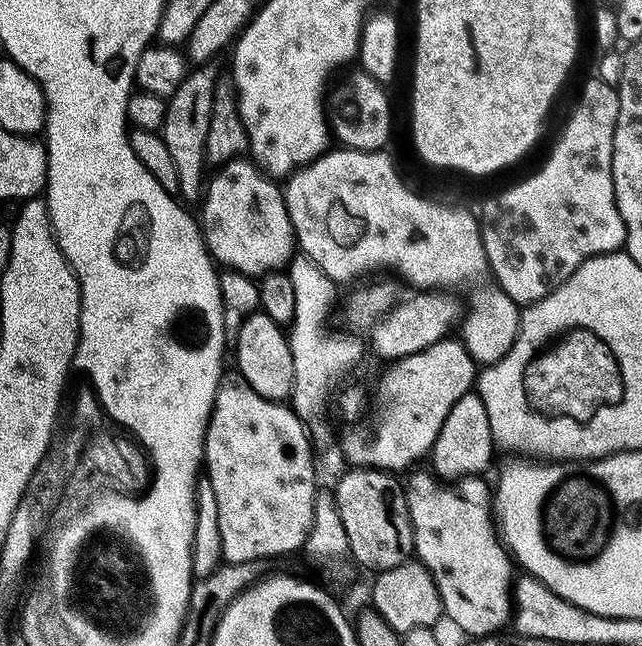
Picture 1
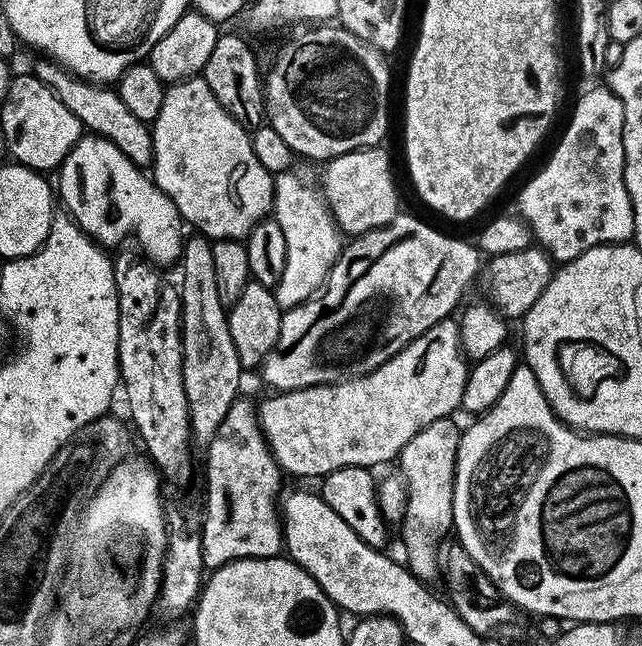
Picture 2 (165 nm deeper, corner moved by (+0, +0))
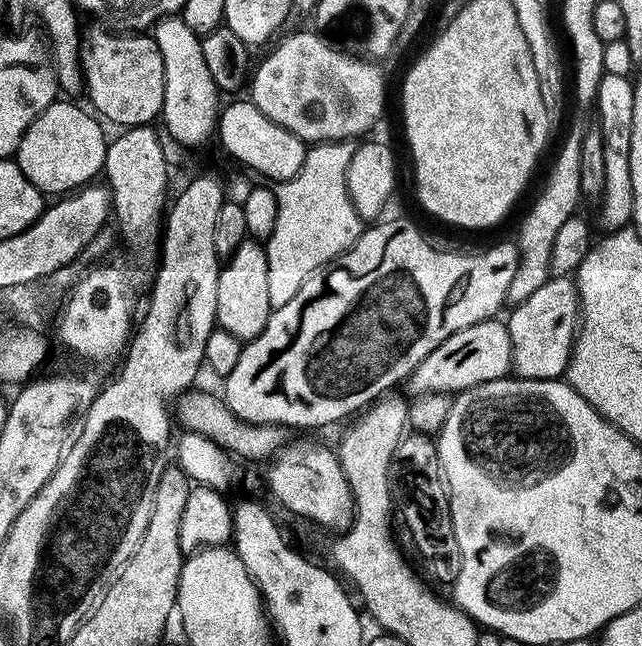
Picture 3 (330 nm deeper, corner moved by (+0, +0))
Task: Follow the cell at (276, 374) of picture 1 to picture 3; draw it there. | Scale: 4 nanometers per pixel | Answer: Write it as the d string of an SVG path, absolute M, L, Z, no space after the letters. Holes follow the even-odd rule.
M245 238L233 256L227 257L218 278L217 325L241 342L258 338L266 330L273 306L269 295L268 253L259 240Z

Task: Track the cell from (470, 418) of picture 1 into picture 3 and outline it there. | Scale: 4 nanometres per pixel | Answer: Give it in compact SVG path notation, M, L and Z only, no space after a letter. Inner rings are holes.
M553 275L526 302L515 305L506 317L510 346L512 347L512 372L522 379L559 380L568 371L568 357L572 355L572 341L576 339L578 325L582 319L580 302L576 294L575 279Z

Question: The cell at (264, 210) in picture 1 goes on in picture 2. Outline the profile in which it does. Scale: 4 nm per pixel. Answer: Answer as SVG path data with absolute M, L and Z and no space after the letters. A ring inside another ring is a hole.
M203 75L192 76L189 80L178 80L169 83L164 89L164 97L162 98L162 110L158 110L158 118L151 121L152 141L154 142L154 158L150 165L150 176L156 185L162 190L162 194L172 200L174 206L178 210L181 221L185 225L193 224L195 231L199 235L207 236L209 240L244 240L251 228L258 221L265 219L272 212L272 198L274 195L274 176L268 172L262 162L258 162L258 154L254 154L254 146L252 145L252 137L249 129L243 128L234 118L230 118L230 114L226 114L226 110L222 106L222 102L218 102L218 98L214 98L214 90L210 90L210 86L204 81Z

